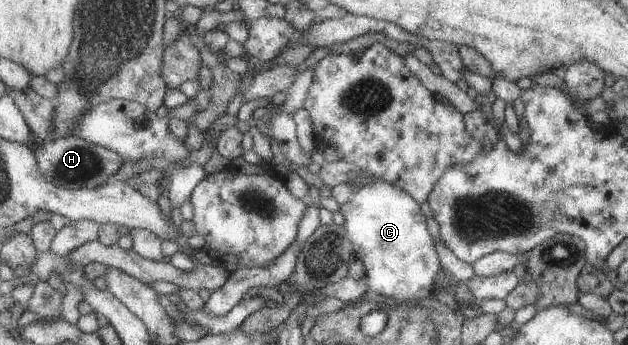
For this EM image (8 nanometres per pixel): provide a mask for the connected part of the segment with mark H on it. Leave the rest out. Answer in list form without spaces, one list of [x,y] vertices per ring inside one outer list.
[[[75,135],[57,137],[57,139],[43,142],[37,147],[36,158],[39,169],[45,174],[45,179],[51,179],[59,187],[68,190],[80,190],[83,188],[97,188],[103,186],[111,175],[115,175],[125,162],[123,156],[106,147],[92,144],[90,141]]]

